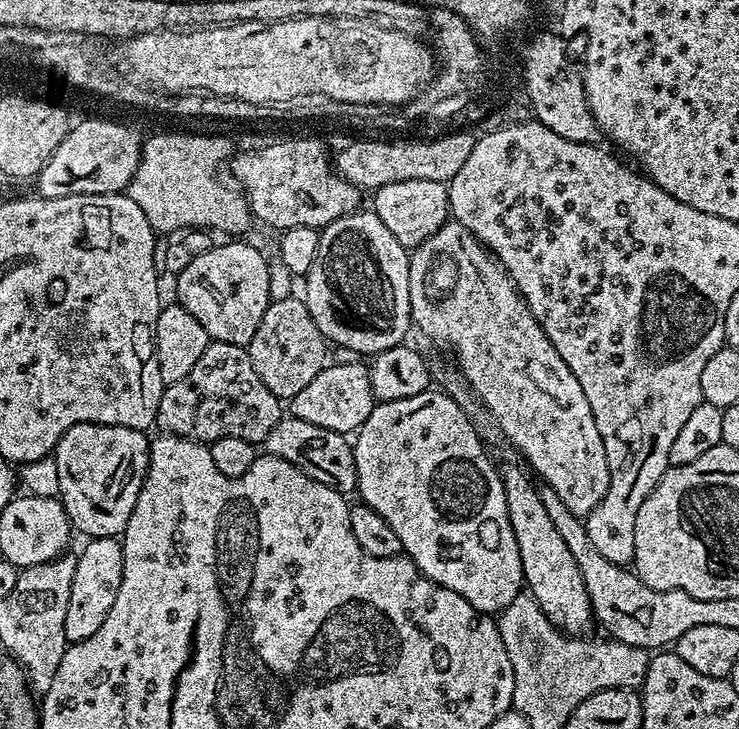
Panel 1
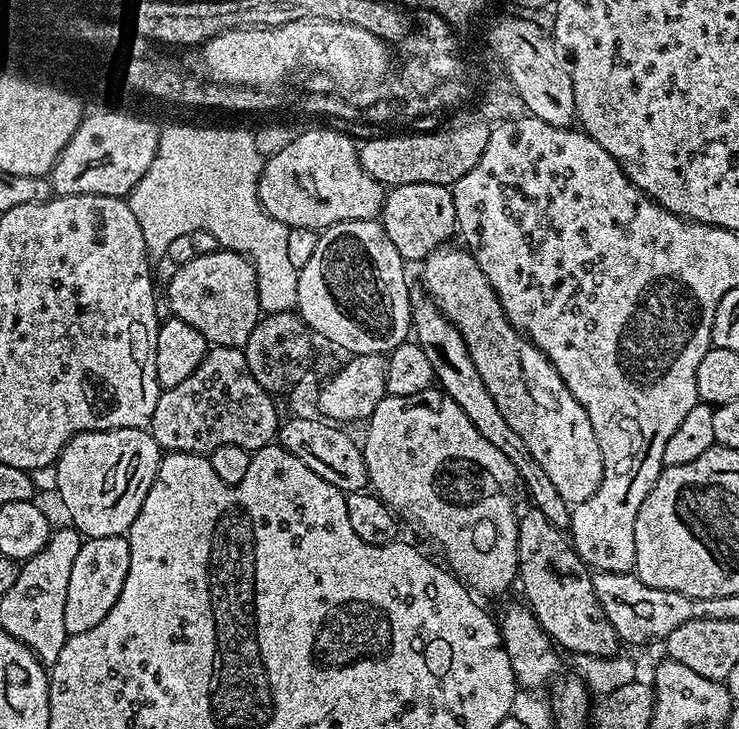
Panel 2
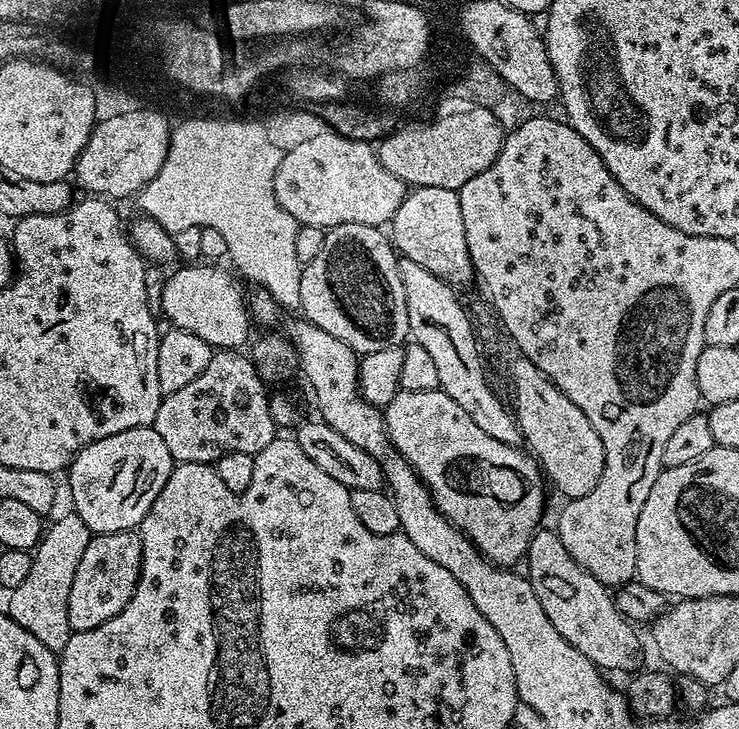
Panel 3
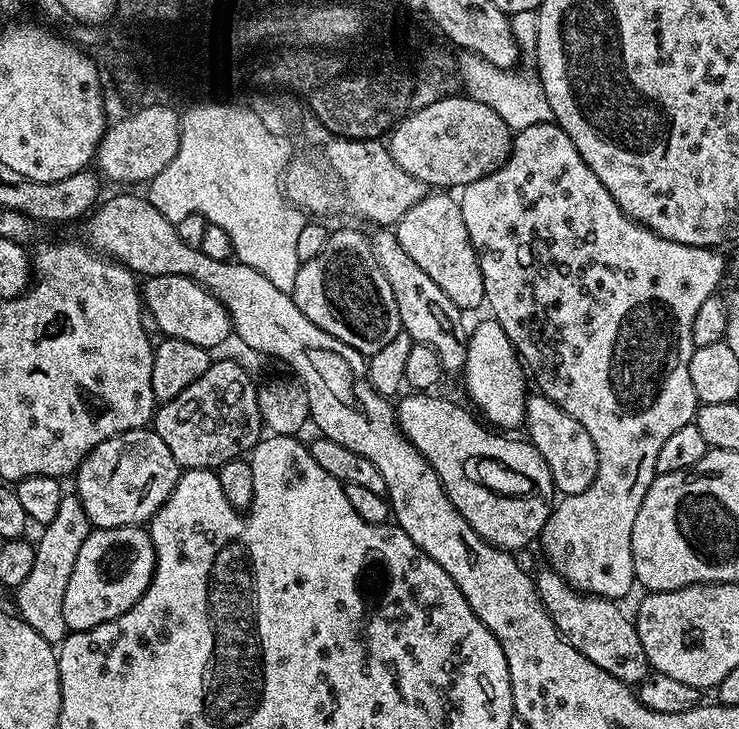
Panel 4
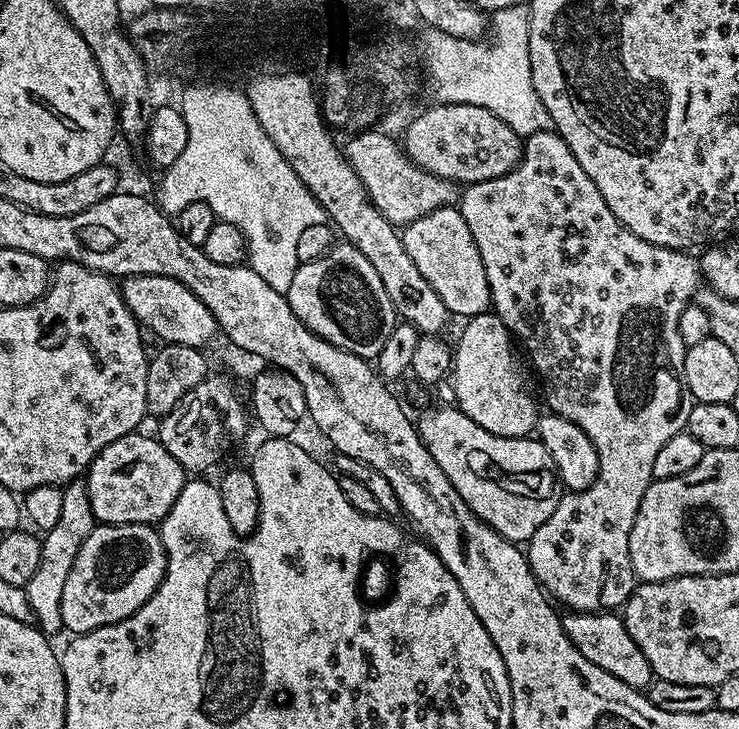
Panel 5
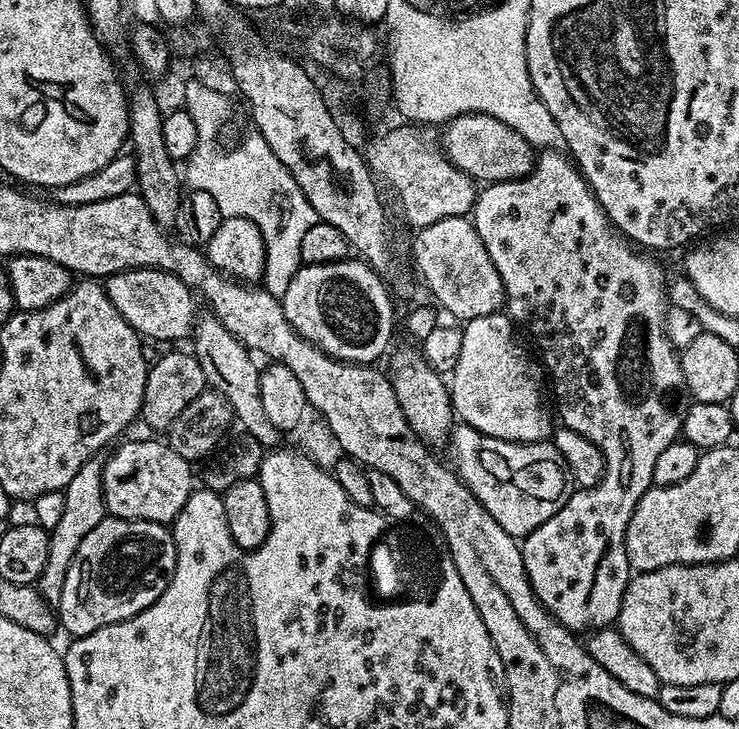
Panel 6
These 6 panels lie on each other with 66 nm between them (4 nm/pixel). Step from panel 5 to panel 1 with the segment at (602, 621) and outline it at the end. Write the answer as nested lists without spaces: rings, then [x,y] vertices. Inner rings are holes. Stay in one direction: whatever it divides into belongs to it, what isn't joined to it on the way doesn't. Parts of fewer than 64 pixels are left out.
[[[516,464],[500,468],[500,477],[506,490],[508,521],[518,542],[518,558],[522,558],[527,591],[532,593],[533,601],[547,616],[549,624],[573,638],[583,637],[594,628],[594,617],[592,603],[582,582],[582,570],[578,570],[578,562],[574,562],[570,546],[562,542],[562,534],[558,534],[546,506],[542,506],[542,498],[538,498],[536,489],[537,481],[525,472]]]

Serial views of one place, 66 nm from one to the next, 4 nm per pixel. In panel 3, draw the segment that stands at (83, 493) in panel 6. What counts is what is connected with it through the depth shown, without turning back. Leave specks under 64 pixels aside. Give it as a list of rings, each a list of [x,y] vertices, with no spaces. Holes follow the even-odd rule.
[[[68,510],[52,525],[43,529],[40,543],[32,552],[30,574],[26,574],[17,588],[7,593],[6,611],[22,630],[30,630],[42,646],[54,653],[60,653],[66,646],[68,637],[72,635],[68,603],[70,602],[70,586],[74,586],[74,574],[78,574],[78,562],[82,562],[82,554],[86,554],[86,546],[90,546],[94,533],[88,529],[86,522],[77,516],[75,511]]]

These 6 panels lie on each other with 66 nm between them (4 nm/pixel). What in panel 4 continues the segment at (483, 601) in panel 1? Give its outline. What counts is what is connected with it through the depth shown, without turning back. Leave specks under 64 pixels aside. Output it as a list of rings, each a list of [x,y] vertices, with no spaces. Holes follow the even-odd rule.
[[[408,394],[396,408],[396,419],[406,438],[430,462],[458,514],[470,522],[470,526],[487,544],[505,550],[524,548],[535,541],[544,530],[548,515],[554,507],[552,471],[546,466],[546,458],[527,439],[511,440],[511,435],[501,434],[491,427],[479,424],[466,409],[452,400],[443,400],[436,394]]]

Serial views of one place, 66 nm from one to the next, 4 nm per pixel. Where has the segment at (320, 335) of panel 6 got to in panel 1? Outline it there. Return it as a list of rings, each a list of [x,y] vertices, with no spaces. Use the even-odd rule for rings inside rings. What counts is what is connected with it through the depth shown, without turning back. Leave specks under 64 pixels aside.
[[[371,210],[351,212],[325,226],[321,231],[320,241],[318,242],[318,258],[314,258],[314,266],[310,266],[307,277],[303,281],[303,284],[305,283],[304,292],[302,291],[302,299],[310,310],[310,318],[314,318],[318,330],[322,330],[325,341],[331,342],[333,345],[336,343],[340,348],[349,348],[352,352],[368,352],[367,354],[390,350],[396,344],[405,343],[406,337],[404,335],[407,334],[408,328],[413,327],[412,307],[410,306],[410,282],[408,281],[410,278],[409,259],[409,249],[404,248],[402,242],[398,242],[398,238],[394,238],[394,234],[390,234],[390,230],[383,224],[382,218],[378,218],[376,213]]]

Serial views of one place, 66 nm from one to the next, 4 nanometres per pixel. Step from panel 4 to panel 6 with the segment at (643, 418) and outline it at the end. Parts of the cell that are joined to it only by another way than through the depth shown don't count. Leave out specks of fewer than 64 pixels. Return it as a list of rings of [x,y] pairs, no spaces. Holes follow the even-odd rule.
[[[560,150],[541,151],[536,157],[535,168],[522,178],[481,187],[476,193],[476,204],[472,208],[470,219],[478,230],[478,238],[482,238],[482,246],[486,246],[486,254],[490,254],[490,262],[494,262],[494,270],[498,270],[498,278],[502,278],[506,314],[511,318],[513,324],[519,326],[523,331],[525,328],[536,339],[536,344],[540,347],[541,357],[539,356],[539,359],[542,361],[542,368],[547,379],[548,376],[552,379],[552,392],[556,395],[557,409],[555,408],[555,411],[558,413],[559,423],[565,428],[574,430],[577,437],[589,440],[595,448],[600,450],[604,477],[592,488],[580,488],[573,491],[566,506],[562,506],[562,510],[558,510],[554,518],[542,522],[542,526],[538,526],[530,535],[523,537],[520,550],[526,566],[528,581],[540,605],[569,632],[591,634],[598,628],[607,628],[616,623],[622,606],[622,598],[626,594],[626,586],[630,579],[624,545],[626,526],[630,526],[634,506],[638,506],[642,494],[646,494],[646,490],[653,487],[654,466],[658,463],[662,450],[666,450],[666,446],[670,446],[677,440],[684,427],[686,389],[678,349],[672,345],[672,340],[668,337],[669,305],[666,303],[666,276],[664,280],[663,270],[648,257],[651,255],[637,250],[612,227],[612,221],[608,219],[608,215],[597,202],[596,195],[592,193],[580,169]]]

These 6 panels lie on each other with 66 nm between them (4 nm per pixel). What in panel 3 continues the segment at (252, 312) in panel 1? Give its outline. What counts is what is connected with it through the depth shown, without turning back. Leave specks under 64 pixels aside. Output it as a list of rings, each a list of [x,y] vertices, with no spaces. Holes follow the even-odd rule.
[[[192,262],[180,267],[184,268],[178,269],[160,292],[160,308],[167,323],[202,338],[214,350],[243,349],[249,339],[250,313],[246,292],[240,289],[241,281],[227,267],[220,268],[224,266],[212,262]]]

